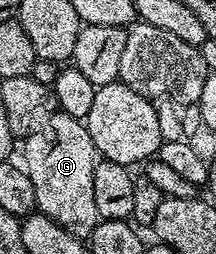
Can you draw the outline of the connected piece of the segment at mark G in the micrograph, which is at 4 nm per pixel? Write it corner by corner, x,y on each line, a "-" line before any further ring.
57,113
40,131
27,136
23,166
34,183
36,211
67,227
77,237
87,237
95,229
100,214
94,205
94,169
98,152
87,126
81,120

